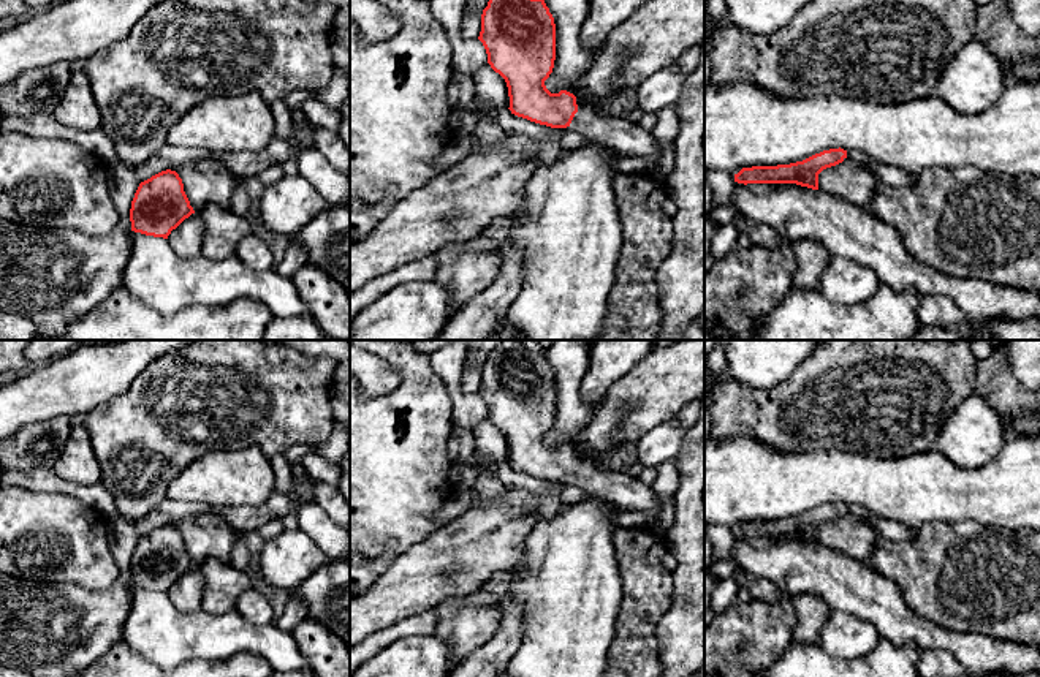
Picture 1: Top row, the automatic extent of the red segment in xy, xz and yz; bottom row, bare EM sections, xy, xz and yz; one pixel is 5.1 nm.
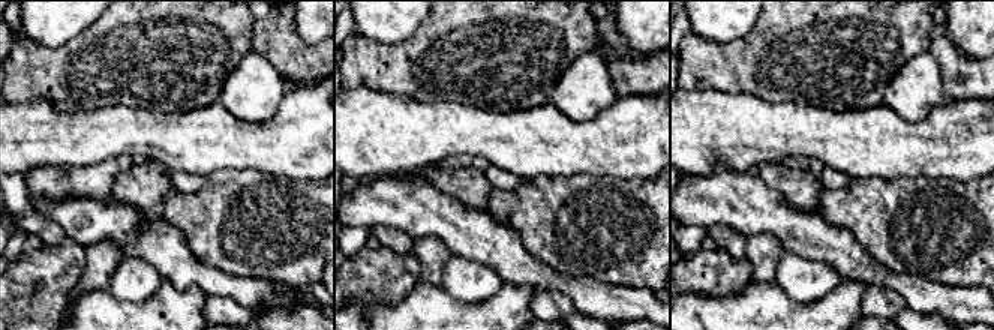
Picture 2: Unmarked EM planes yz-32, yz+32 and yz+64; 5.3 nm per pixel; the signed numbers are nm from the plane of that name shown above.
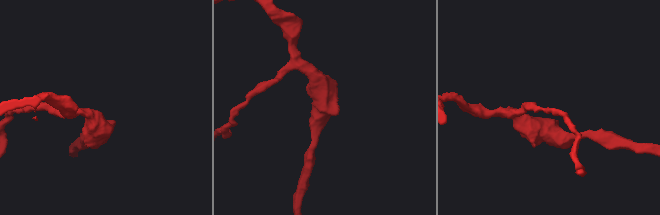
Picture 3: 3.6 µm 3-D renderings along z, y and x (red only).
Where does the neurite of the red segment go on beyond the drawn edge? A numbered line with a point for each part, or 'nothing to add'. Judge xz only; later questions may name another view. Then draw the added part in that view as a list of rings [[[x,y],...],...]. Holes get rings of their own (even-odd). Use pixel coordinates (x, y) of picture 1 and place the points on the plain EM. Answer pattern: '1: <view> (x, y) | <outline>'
1: xz (618, 487) | [[[578,465],[570,481],[589,495],[609,501],[616,508],[647,512],[654,522],[660,522],[662,506],[652,489],[627,471],[598,471]]]

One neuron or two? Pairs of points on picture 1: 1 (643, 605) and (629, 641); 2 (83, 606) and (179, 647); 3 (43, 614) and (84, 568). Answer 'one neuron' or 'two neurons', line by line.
1: one neuron
2: two neurons
3: two neurons

